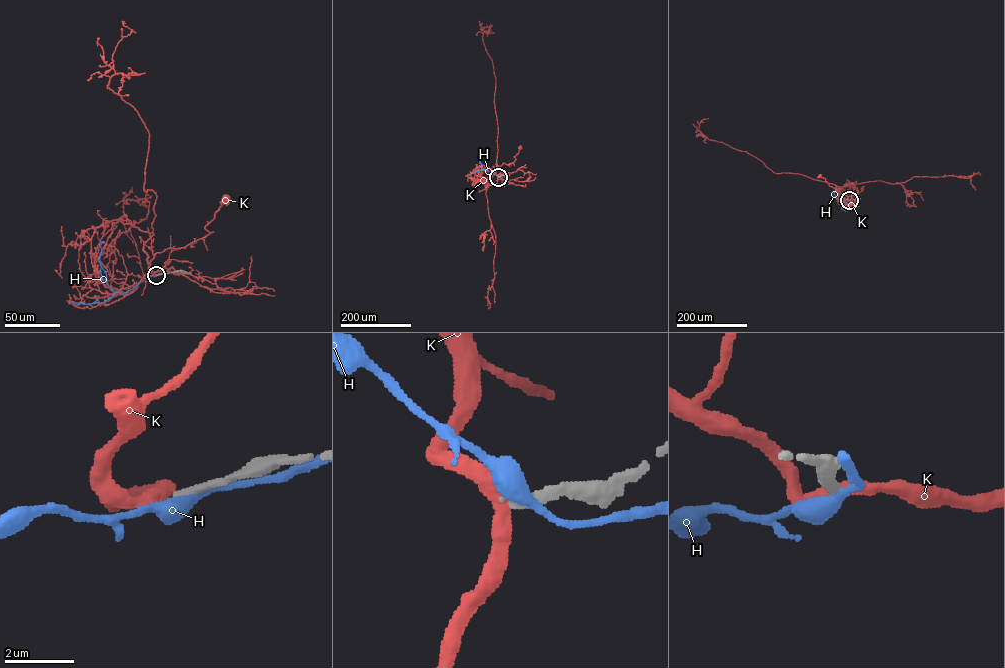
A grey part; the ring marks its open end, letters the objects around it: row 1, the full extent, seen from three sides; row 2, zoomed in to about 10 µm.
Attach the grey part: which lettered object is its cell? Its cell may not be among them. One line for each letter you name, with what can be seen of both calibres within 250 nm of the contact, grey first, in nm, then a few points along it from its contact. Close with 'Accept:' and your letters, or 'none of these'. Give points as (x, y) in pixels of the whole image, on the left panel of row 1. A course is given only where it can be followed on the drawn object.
Accept: none of these

